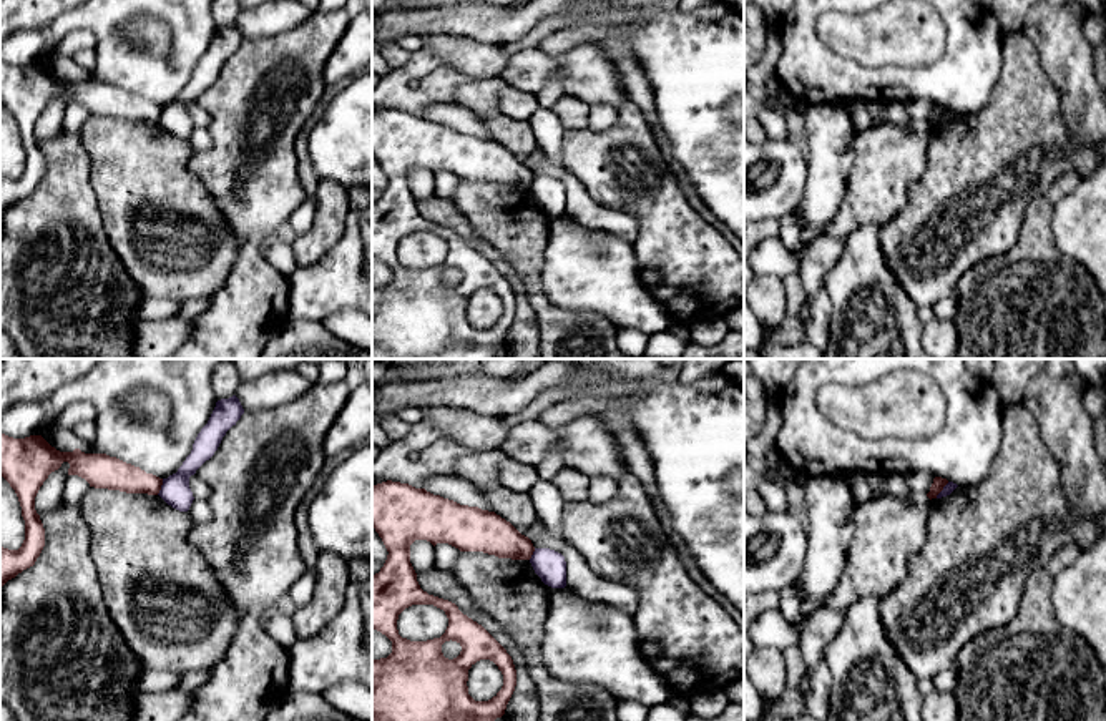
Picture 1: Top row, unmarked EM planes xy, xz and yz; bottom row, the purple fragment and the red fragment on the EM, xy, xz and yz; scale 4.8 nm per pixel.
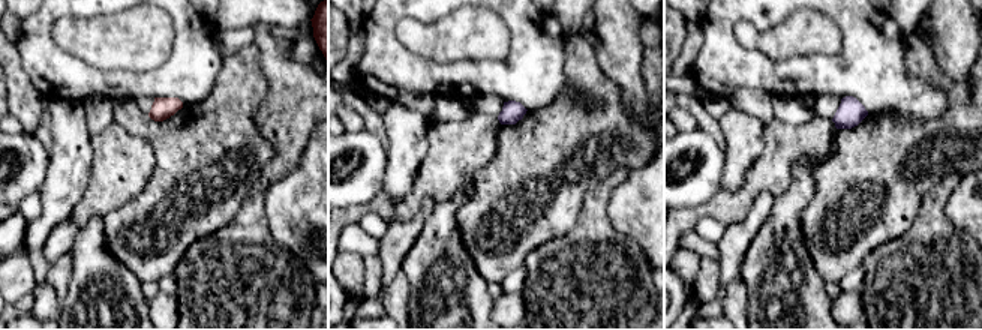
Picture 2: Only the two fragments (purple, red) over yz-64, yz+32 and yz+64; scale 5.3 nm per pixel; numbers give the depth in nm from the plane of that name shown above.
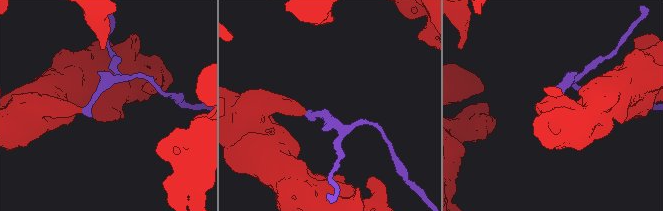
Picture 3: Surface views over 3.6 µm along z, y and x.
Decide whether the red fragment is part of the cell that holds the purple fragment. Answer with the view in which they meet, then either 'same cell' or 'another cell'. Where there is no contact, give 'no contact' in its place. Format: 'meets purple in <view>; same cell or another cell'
meets purple in xy; another cell

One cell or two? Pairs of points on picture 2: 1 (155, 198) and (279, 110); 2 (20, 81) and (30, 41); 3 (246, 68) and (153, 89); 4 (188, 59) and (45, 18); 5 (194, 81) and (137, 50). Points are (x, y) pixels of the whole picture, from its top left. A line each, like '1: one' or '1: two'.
1: two
2: two
3: two
4: one
5: two

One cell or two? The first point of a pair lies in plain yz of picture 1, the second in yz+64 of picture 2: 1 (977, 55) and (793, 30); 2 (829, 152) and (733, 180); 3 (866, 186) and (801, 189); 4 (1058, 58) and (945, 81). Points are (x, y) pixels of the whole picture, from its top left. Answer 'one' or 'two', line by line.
1: two
2: one
3: two
4: two

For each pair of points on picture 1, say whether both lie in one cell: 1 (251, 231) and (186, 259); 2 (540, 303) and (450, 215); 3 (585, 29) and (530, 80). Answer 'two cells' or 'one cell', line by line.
1: two cells
2: two cells
3: two cells

